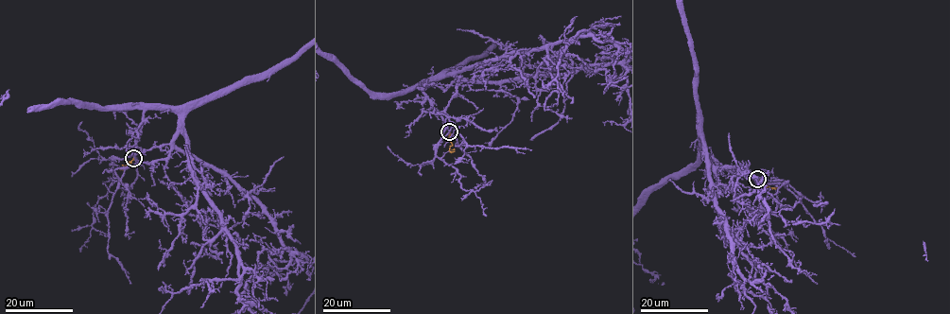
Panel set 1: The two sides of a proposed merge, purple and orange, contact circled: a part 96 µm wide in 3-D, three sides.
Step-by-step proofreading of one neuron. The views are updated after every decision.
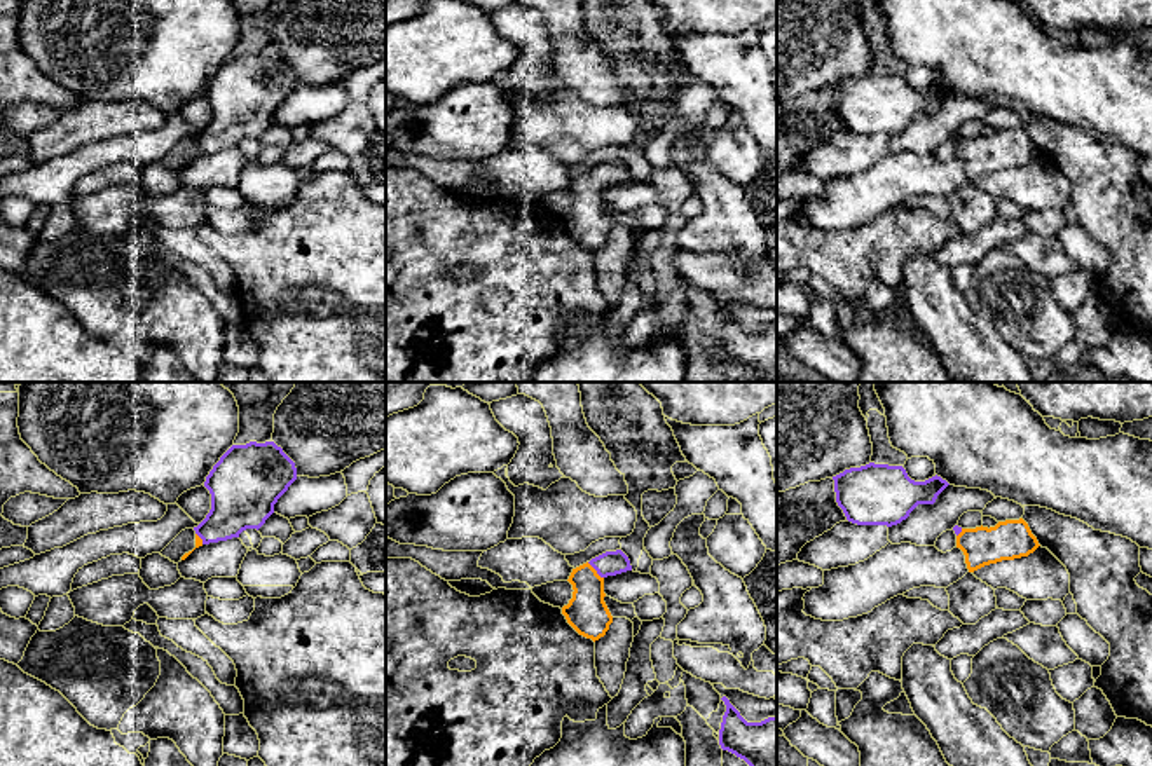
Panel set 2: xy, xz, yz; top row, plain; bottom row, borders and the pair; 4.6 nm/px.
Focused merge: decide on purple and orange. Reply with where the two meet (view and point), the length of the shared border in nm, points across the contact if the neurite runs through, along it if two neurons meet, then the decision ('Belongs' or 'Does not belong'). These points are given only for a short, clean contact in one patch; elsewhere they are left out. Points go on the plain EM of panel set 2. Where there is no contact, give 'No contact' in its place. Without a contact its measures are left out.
Touches purple at xz (596, 178). Shared border 110 nm. Path across: xz (611, 171), (596, 178), (589, 187), (587, 222). Belongs

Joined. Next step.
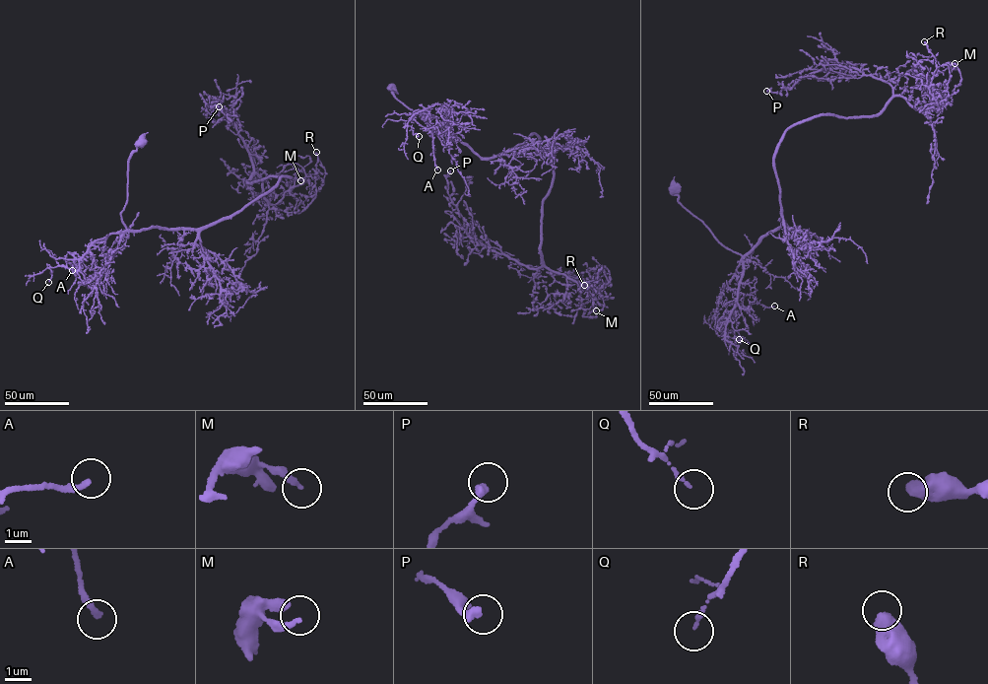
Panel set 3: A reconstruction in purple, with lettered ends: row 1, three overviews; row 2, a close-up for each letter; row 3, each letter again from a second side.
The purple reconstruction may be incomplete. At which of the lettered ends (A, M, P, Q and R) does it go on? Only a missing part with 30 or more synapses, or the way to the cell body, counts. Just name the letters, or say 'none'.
none

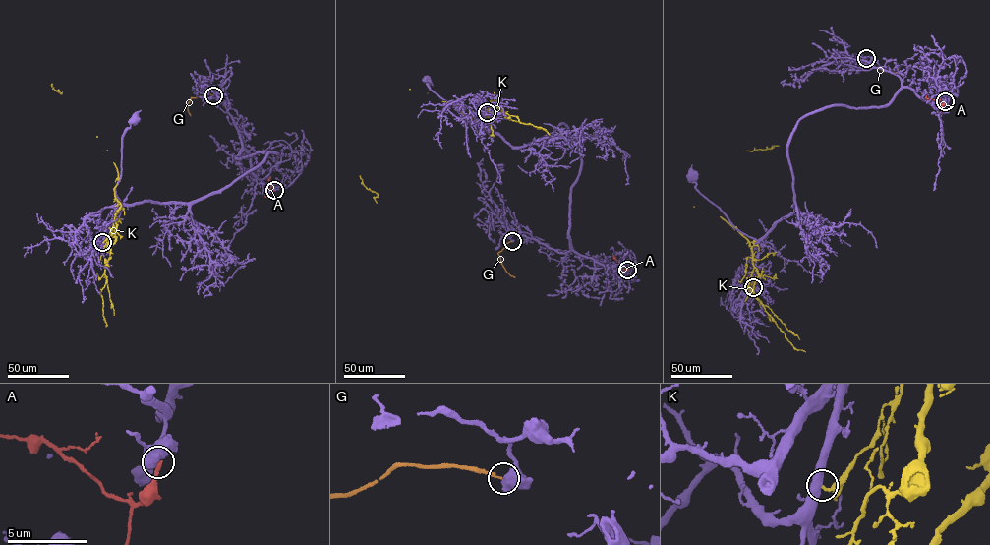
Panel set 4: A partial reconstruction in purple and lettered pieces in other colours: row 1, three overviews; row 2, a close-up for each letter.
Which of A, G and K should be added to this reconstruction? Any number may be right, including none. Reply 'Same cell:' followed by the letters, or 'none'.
Same cell: none

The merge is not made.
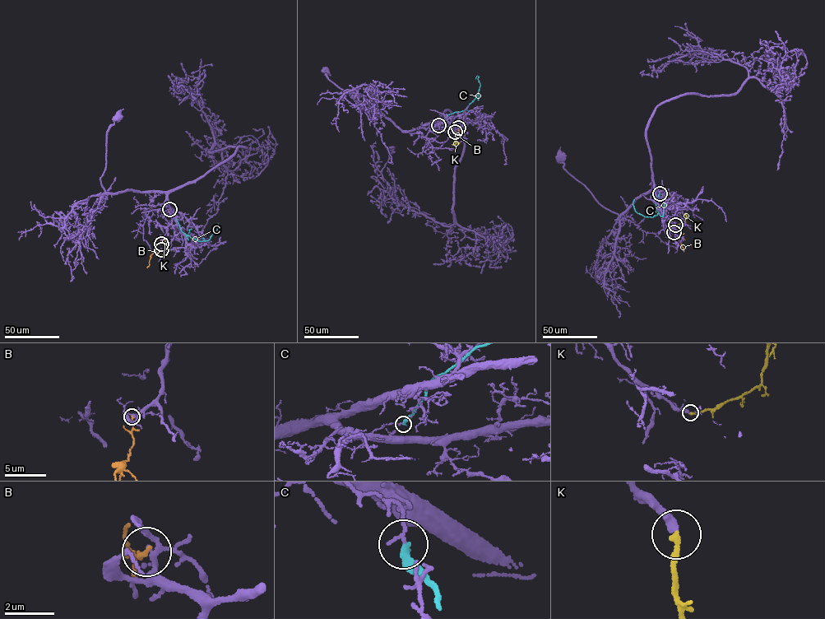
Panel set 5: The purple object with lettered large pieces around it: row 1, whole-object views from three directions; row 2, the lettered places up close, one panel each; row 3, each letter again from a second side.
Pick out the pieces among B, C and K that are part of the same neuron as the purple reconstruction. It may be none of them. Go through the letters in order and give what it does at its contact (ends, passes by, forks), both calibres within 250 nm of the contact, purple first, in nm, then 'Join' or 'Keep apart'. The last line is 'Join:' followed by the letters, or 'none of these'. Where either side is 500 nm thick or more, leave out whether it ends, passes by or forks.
B: It ends there. Thickness 150 nm (purple) against 170 nm. Keep apart
C: It ends there. Thickness 100 nm (purple) against 280 nm. Keep apart
K: It ends there. Thickness 340 nm (purple) against 240 nm. Join
Join: K

